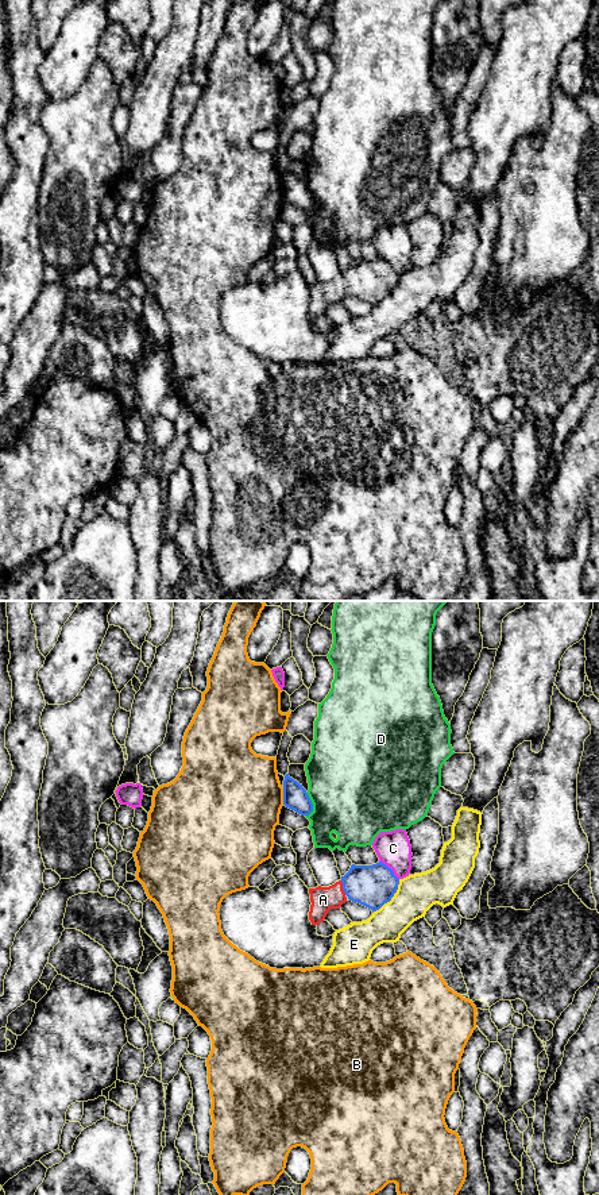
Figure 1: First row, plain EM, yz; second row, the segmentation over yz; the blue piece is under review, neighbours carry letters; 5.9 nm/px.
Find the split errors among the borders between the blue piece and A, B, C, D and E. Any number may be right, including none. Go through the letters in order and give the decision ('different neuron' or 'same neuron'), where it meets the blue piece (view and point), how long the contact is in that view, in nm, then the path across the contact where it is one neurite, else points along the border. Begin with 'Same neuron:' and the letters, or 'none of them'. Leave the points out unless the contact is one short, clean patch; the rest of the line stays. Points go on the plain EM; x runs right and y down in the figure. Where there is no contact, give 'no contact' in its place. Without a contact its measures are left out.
Same neuron: A
A: same neuron | yz (343, 282) | 90 nm | across yz (373, 281), (343, 282), (332, 292), (323, 295)
B: different neuron | yz (283, 191) | 100 nm
C: different neuron | yz (390, 263) | 170 nm
D: different neuron | yz (312, 200) | 140 nm
E: different neuron | yz (391, 292) | 260 nm | along yz (400, 274), (394, 290), (373, 308)

